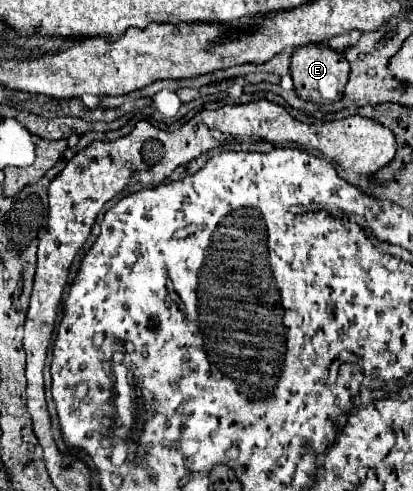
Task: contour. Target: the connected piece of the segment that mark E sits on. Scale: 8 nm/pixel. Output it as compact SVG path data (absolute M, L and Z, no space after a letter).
M306 44L294 50L290 74L294 80L294 90L302 100L326 104L326 102L336 102L342 98L344 86L348 82L350 66L348 66L348 60L344 60L342 52L332 50L326 44Z

